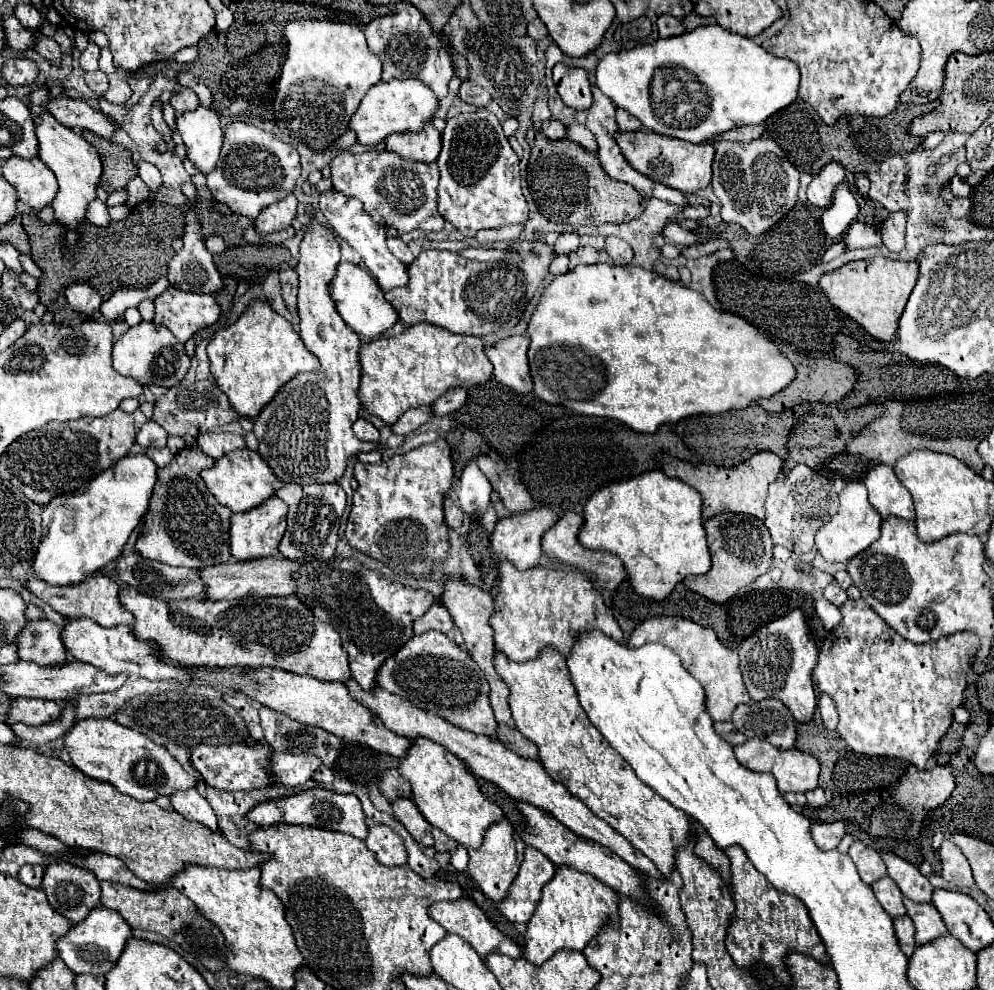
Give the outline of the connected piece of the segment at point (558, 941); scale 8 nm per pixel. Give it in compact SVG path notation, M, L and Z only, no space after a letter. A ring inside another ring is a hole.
M558 866L554 878L542 888L540 902L528 920L522 956L530 964L544 964L556 950L582 952L586 942L600 932L604 922L618 926L616 898L618 894L592 874L574 870L570 866Z

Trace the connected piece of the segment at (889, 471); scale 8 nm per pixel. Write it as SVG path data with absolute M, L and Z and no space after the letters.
M876 466L868 472L864 480L868 488L868 500L874 506L874 510L882 516L882 520L896 516L904 520L914 518L914 506L912 496L902 488L900 480L894 476L892 466Z

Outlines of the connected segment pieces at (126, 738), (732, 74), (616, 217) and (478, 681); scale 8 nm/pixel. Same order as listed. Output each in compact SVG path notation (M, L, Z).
M112 718L80 720L64 736L64 742L78 770L94 780L112 784L122 794L128 794L140 802L156 800L156 796L172 796L176 790L196 788L200 782L196 774L186 772L164 746L146 740L146 736L142 736L140 732L114 724Z
M720 24L700 26L692 32L684 32L672 38L660 38L652 44L642 44L630 50L618 50L606 54L596 70L596 84L618 108L638 118L644 128L680 138L686 142L706 142L730 128L746 124L762 124L772 114L798 100L800 70L798 66L774 54L768 54L760 44L740 34L728 32Z
M530 128L526 132L526 140L530 144L530 162L528 162L528 188L536 202L540 214L548 220L562 224L620 224L626 220L634 220L642 214L644 198L630 188L630 184L622 184L610 180L606 172L602 172L600 160L594 152L582 148L580 144L564 138L564 140L548 140L540 130Z
M430 630L420 636L412 636L378 668L376 684L388 692L414 700L418 708L438 712L438 716L458 724L458 728L470 728L470 732L494 736L494 712L488 700L490 686L472 656L458 648L446 634Z

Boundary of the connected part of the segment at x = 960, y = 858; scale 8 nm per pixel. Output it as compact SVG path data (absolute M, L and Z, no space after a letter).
M944 840L938 854L942 860L942 878L946 878L948 882L952 882L956 886L972 886L974 884L970 864L968 864L966 856L962 854L962 850L954 846L954 842Z

